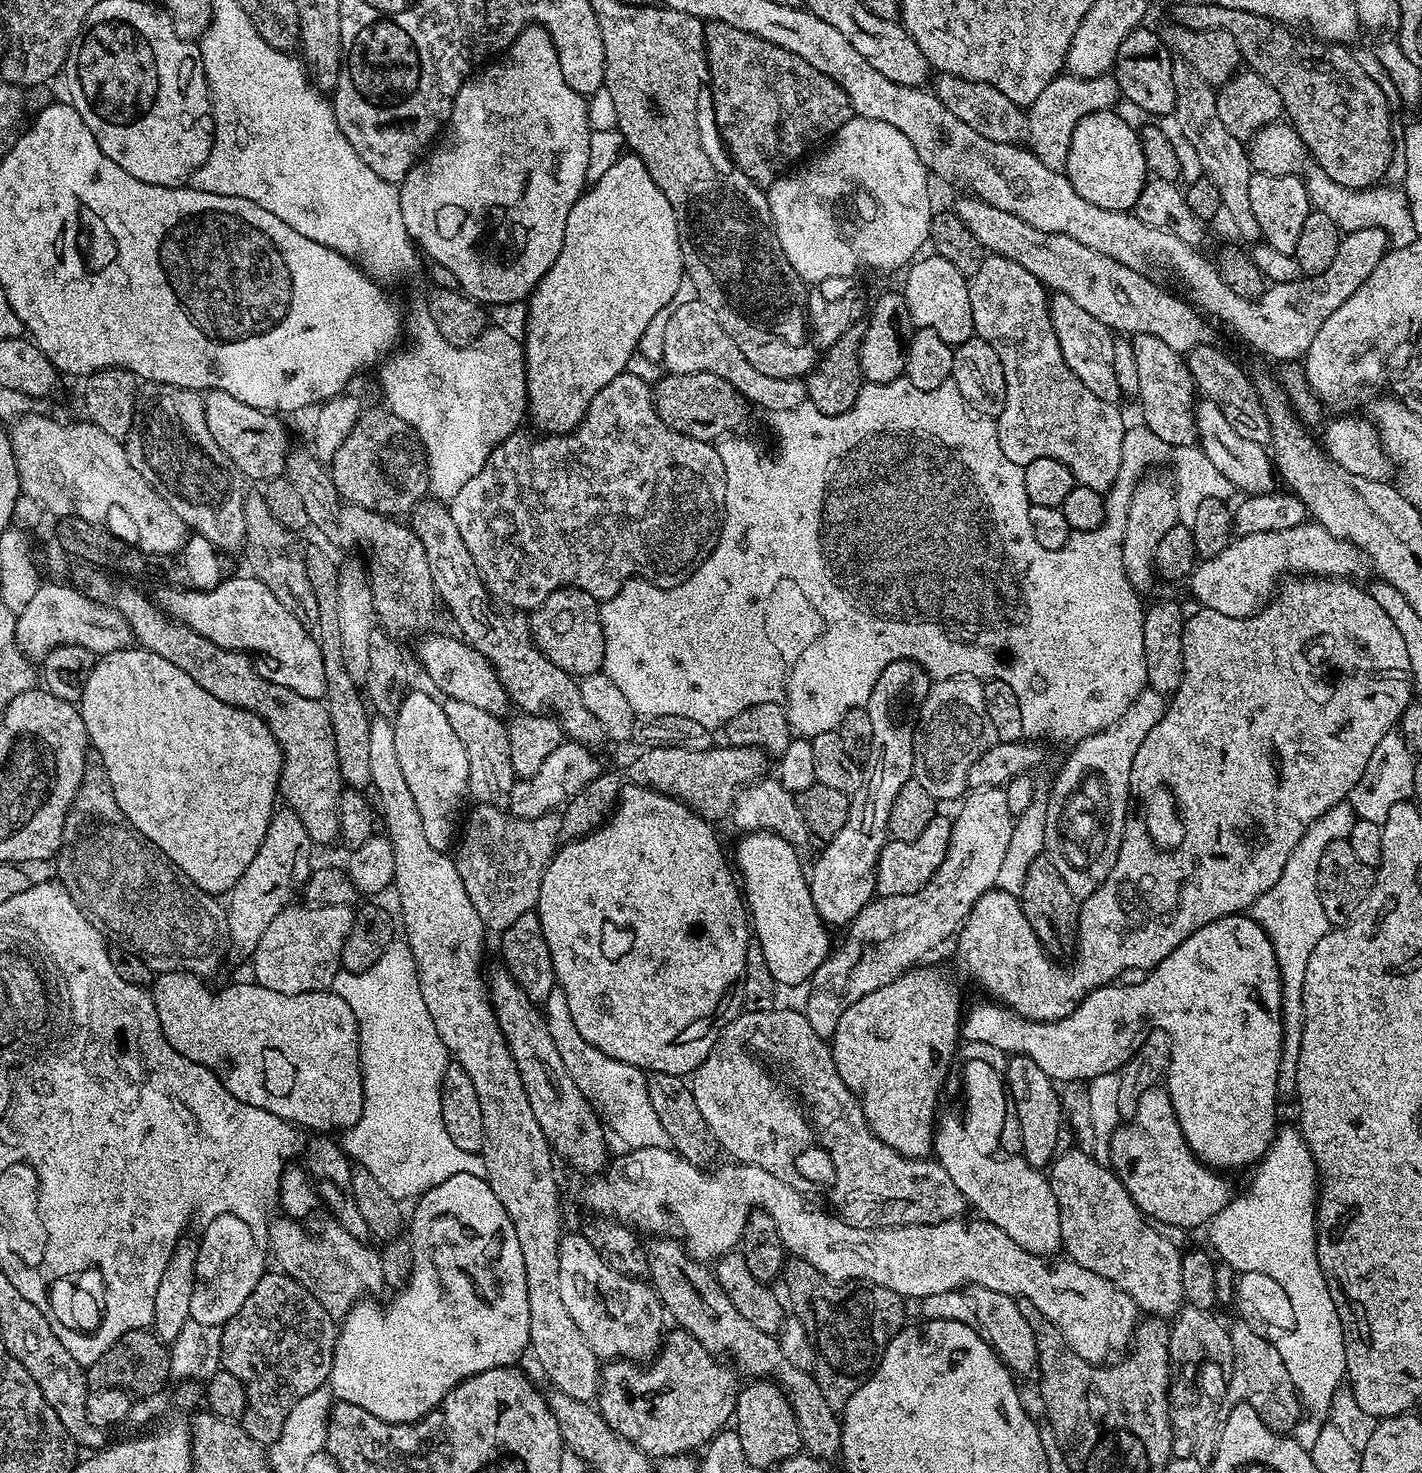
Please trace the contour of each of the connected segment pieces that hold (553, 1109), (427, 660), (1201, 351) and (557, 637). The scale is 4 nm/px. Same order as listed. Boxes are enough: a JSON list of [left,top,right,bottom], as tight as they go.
[[486,968,610,1174],[416,634,510,716],[1186,343,1272,445],[527,586,604,678]]

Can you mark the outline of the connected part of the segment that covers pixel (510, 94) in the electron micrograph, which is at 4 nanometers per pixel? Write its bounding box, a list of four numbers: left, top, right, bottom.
[398,26,594,306]

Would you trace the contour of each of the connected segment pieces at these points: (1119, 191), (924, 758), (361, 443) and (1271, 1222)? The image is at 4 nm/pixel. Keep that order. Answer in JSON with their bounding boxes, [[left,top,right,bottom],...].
[[1064,110,1150,212],[912,676,998,802],[330,408,429,518],[1207,1127,1346,1450]]

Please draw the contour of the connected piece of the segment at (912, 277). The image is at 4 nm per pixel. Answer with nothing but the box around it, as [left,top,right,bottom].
[902,254,973,346]

